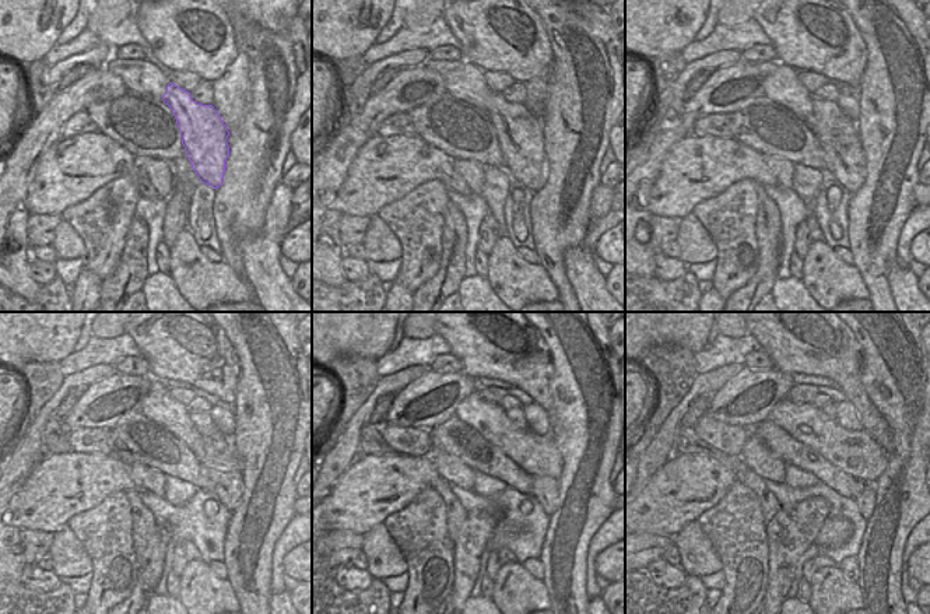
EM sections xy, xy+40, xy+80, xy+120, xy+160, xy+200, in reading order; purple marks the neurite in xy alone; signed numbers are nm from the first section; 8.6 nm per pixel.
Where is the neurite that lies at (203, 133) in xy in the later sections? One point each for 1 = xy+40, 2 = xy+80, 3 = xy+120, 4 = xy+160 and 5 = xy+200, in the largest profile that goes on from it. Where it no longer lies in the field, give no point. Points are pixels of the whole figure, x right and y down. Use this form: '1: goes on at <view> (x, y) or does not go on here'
1: goes on at xy+40 (520, 136)
2: goes on at xy+80 (845, 161)
3: goes on at xy+120 (228, 487)
4: goes on at xy+160 (546, 490)
5: goes on at xy+200 (866, 501)

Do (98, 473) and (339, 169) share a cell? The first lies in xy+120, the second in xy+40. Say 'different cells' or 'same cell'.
different cells

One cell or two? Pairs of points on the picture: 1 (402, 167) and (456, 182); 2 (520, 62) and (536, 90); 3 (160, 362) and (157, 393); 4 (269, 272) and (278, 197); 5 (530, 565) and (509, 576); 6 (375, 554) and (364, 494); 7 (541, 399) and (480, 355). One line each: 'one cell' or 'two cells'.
1: one cell
2: two cells
3: two cells
4: one cell
5: two cells
6: two cells
7: one cell

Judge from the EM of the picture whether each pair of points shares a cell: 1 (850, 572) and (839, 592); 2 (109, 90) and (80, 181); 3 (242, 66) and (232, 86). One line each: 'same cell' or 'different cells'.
1: different cells
2: different cells
3: same cell

